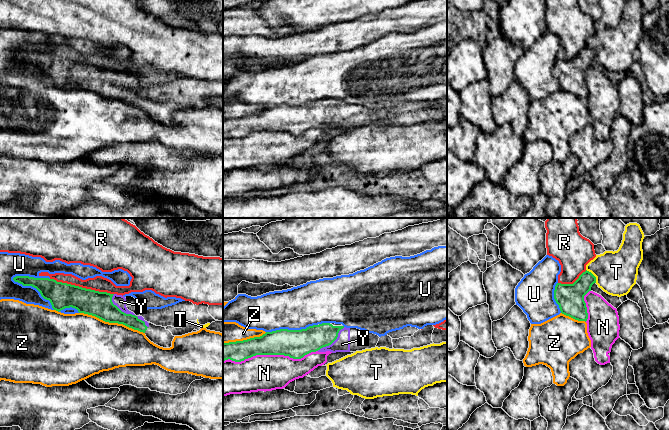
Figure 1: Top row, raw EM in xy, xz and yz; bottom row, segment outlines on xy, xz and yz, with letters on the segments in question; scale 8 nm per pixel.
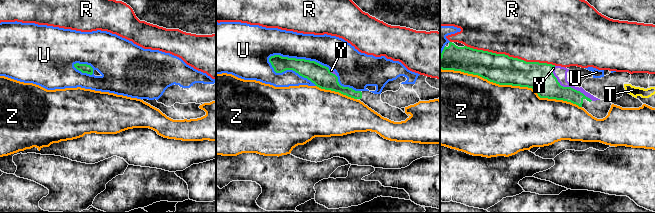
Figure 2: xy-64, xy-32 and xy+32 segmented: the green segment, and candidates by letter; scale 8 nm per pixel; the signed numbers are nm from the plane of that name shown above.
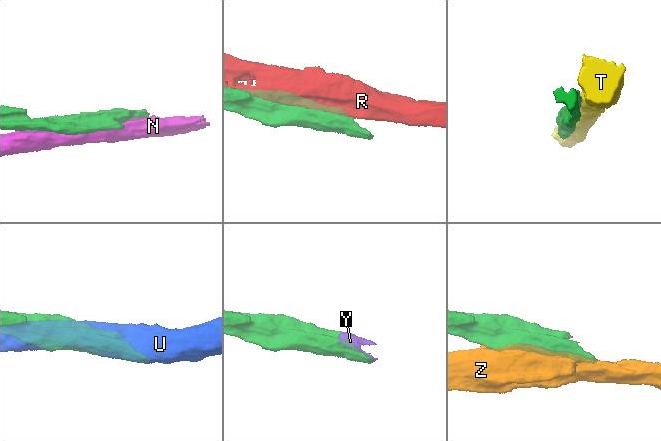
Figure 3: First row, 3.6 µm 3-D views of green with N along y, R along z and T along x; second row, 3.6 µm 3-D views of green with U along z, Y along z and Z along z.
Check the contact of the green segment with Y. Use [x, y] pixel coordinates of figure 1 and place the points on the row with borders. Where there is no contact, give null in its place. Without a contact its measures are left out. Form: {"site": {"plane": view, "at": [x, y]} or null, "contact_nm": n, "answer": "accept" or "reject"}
{"site": {"plane": "xy", "at": [127, 314]}, "contact_nm": 380, "answer": "accept"}

